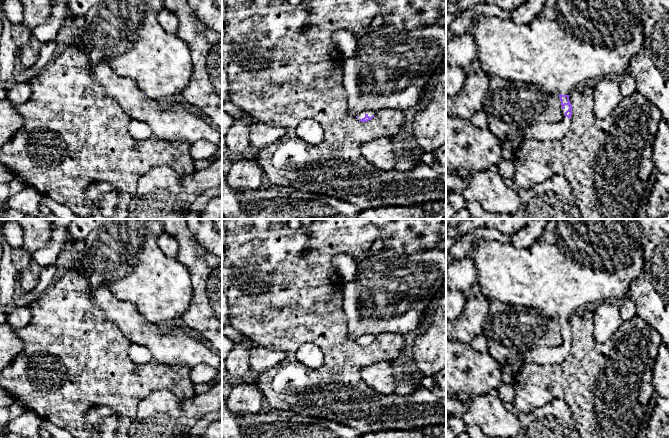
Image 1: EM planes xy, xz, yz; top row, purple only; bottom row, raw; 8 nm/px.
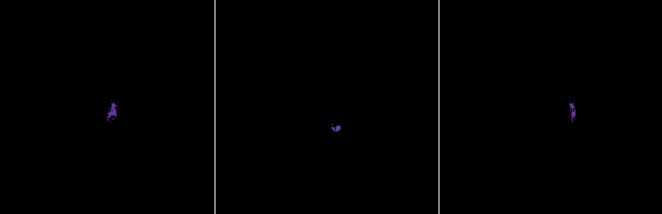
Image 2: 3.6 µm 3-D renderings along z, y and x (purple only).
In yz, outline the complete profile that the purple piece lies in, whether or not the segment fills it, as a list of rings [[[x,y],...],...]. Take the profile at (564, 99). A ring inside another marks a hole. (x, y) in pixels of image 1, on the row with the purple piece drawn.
[[[547,0],[540,13],[526,25],[519,25],[512,19],[476,14],[466,28],[477,46],[474,67],[483,71],[487,78],[498,76],[510,81],[521,81],[558,94],[563,119],[558,123],[539,123],[523,131],[508,133],[508,139],[559,140],[569,129],[572,105],[569,94],[577,87],[595,83],[602,78],[621,78],[628,73],[629,62],[644,45],[641,7],[638,0]]]

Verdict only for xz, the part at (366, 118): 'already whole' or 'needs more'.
needs more

